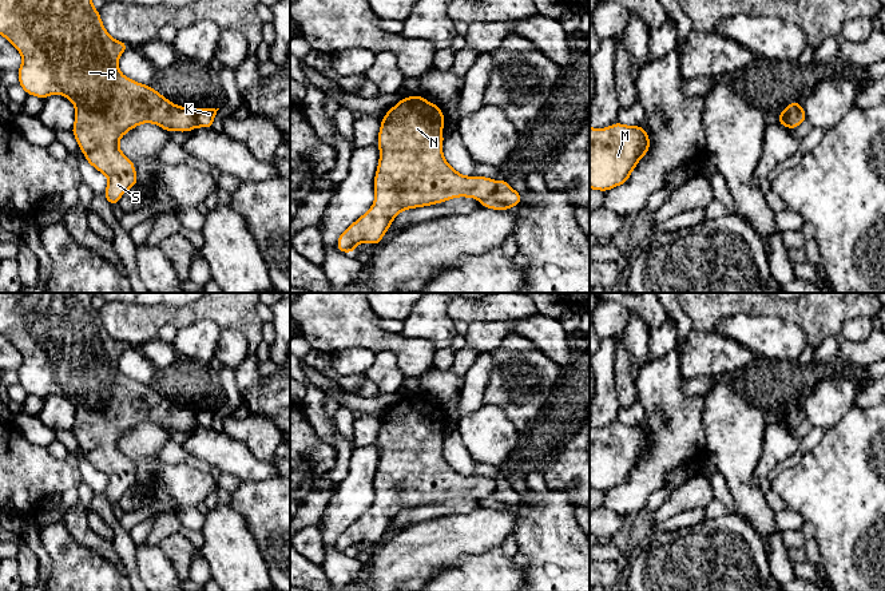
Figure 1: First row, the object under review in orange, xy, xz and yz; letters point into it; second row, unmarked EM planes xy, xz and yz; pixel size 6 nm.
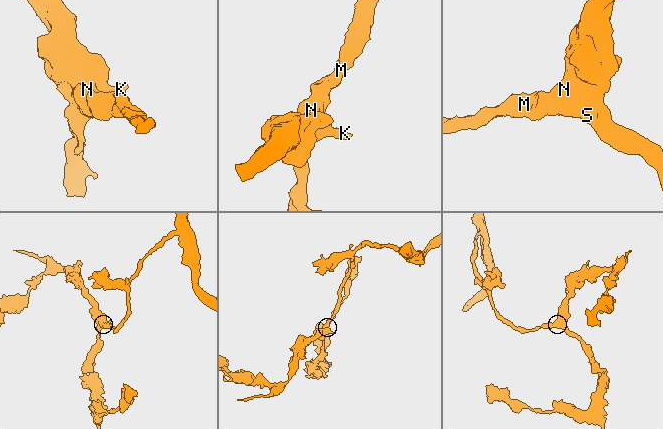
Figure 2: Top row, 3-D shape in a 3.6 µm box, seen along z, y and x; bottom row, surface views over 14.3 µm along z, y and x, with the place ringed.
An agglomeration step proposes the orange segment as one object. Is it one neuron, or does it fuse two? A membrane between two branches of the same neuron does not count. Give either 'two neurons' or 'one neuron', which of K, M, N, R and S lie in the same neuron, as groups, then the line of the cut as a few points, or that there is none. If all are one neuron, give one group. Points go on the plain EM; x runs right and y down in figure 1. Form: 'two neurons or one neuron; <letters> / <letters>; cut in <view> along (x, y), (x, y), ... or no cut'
two neurons; K / M N R S; cut in xz along (496, 482), (496, 487), (481, 500)

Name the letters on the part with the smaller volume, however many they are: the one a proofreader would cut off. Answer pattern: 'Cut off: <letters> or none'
Cut off: K

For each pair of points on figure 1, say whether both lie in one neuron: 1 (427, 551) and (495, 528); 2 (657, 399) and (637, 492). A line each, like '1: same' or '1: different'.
1: same
2: same

